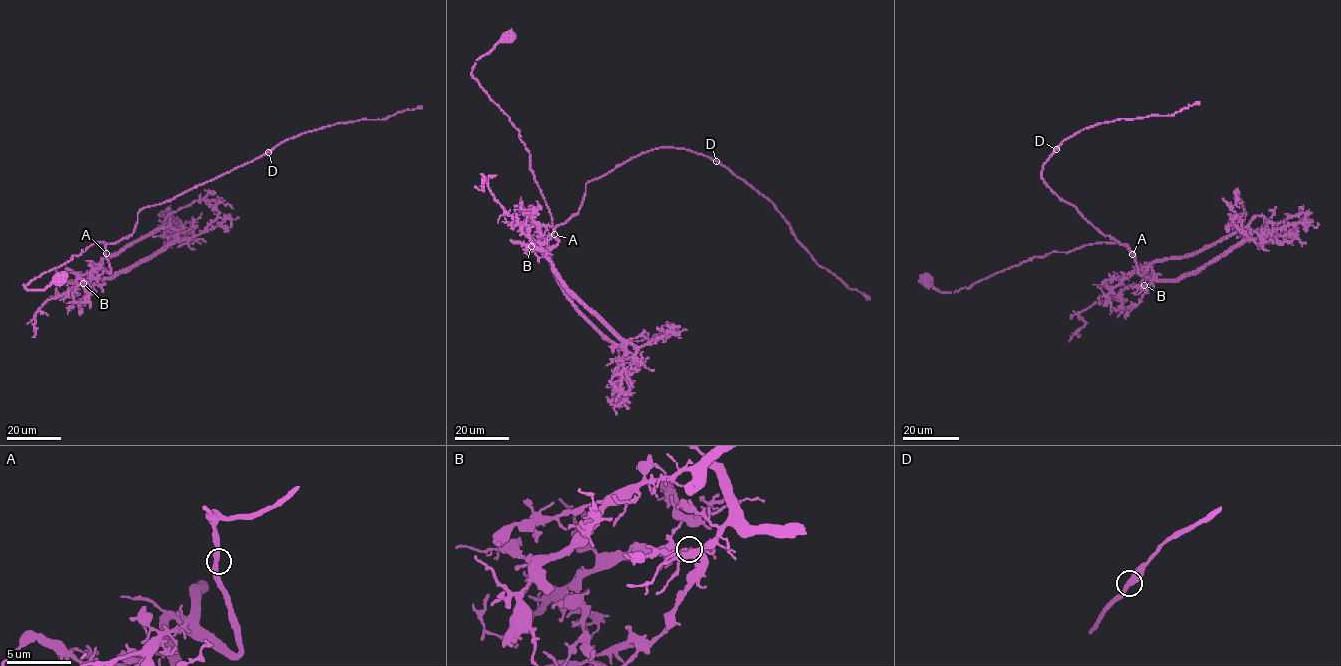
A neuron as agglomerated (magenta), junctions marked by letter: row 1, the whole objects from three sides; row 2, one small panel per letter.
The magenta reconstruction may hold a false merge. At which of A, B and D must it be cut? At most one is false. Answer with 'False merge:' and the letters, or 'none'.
False merge: none

